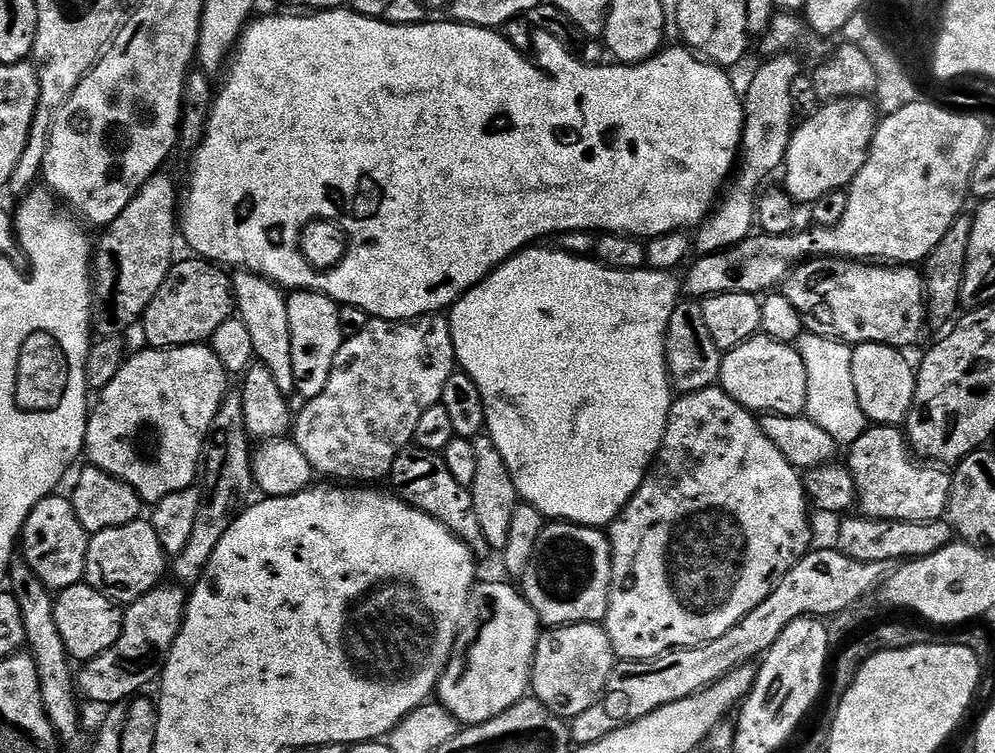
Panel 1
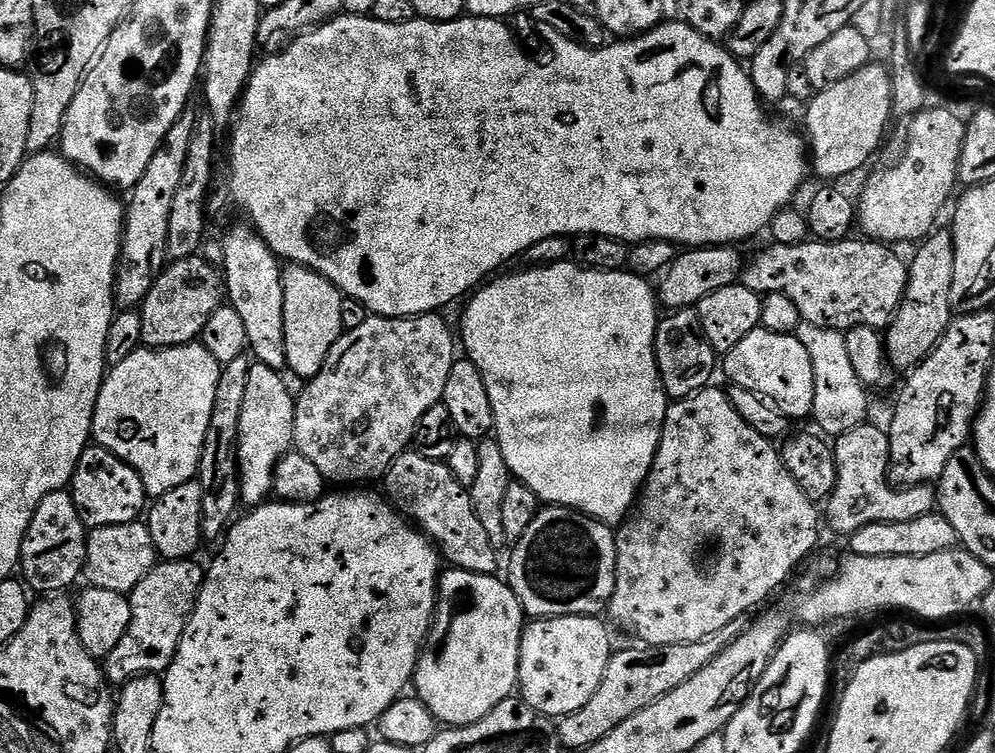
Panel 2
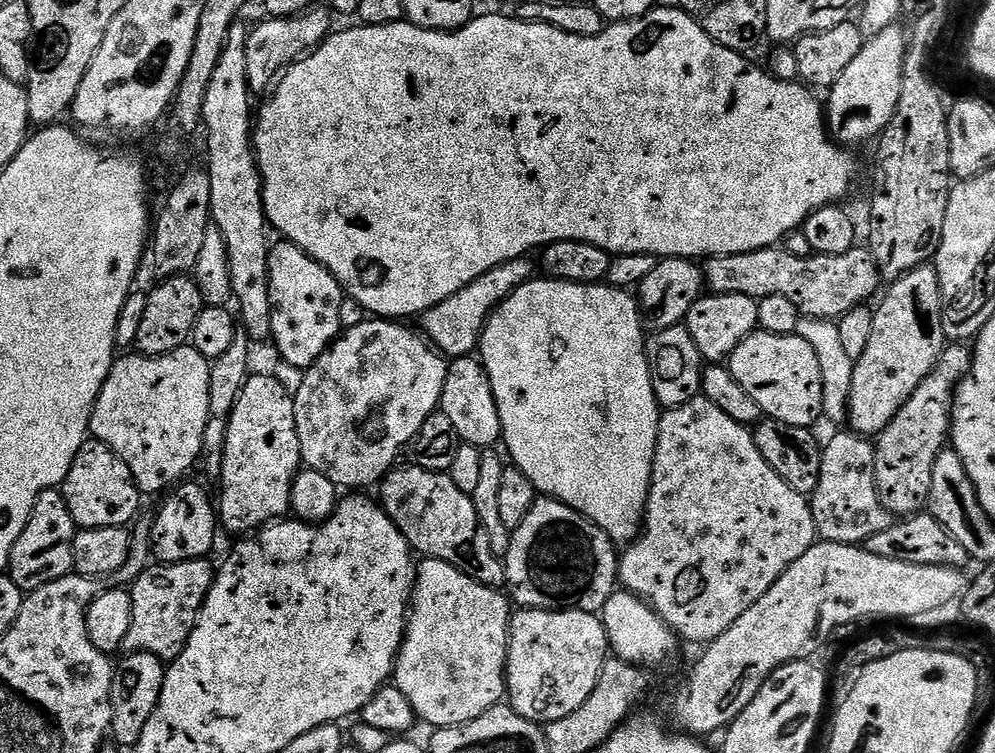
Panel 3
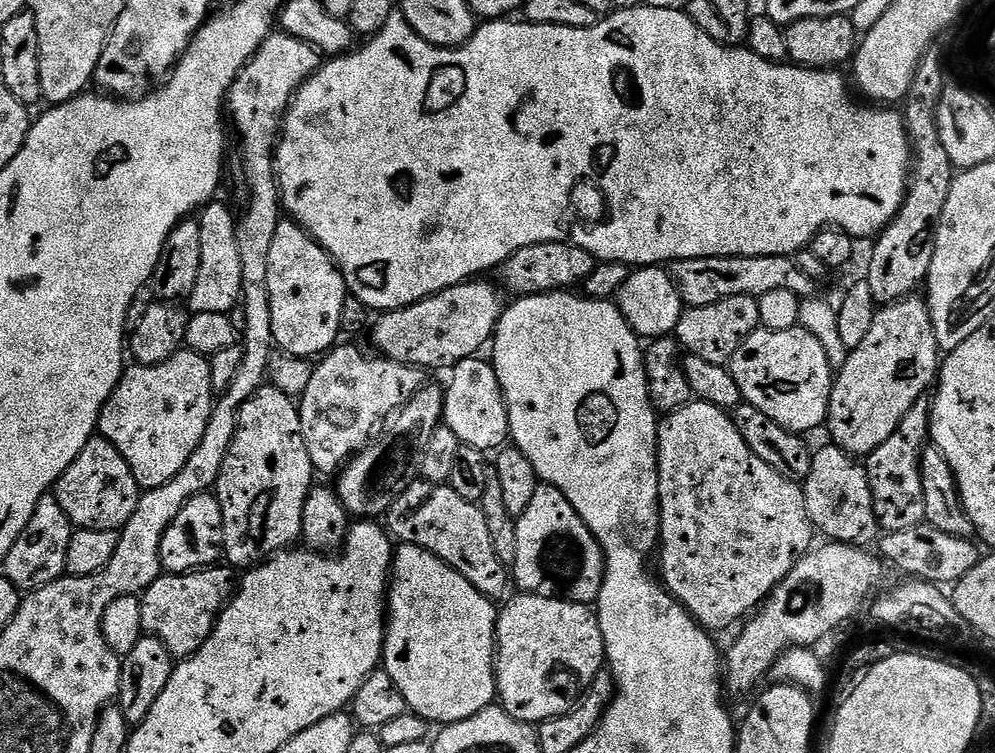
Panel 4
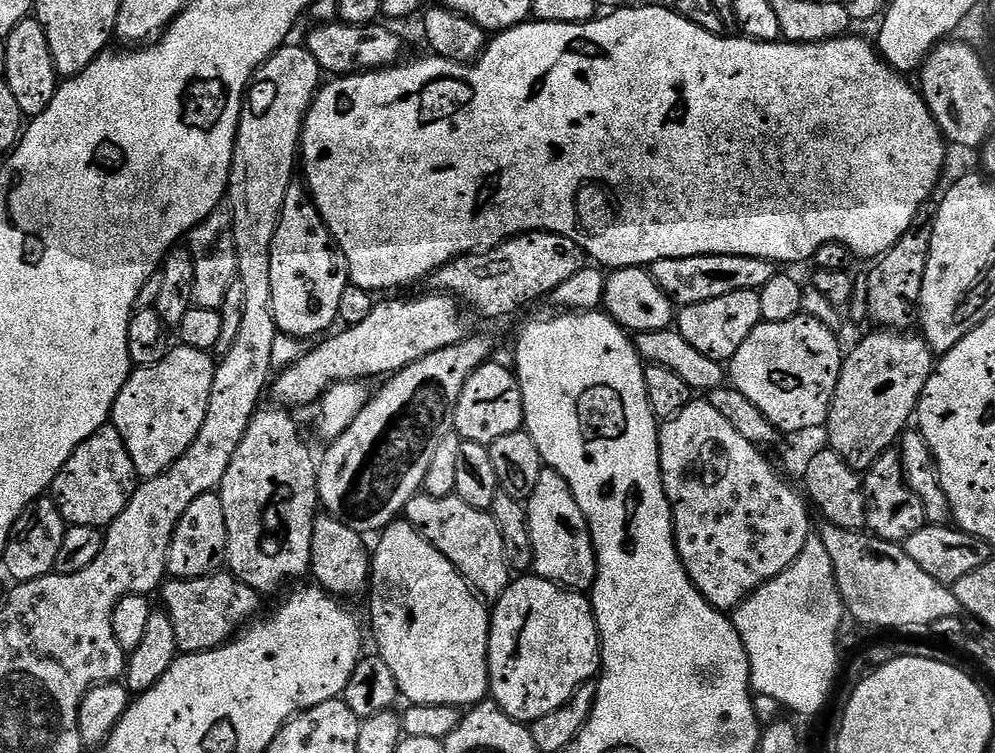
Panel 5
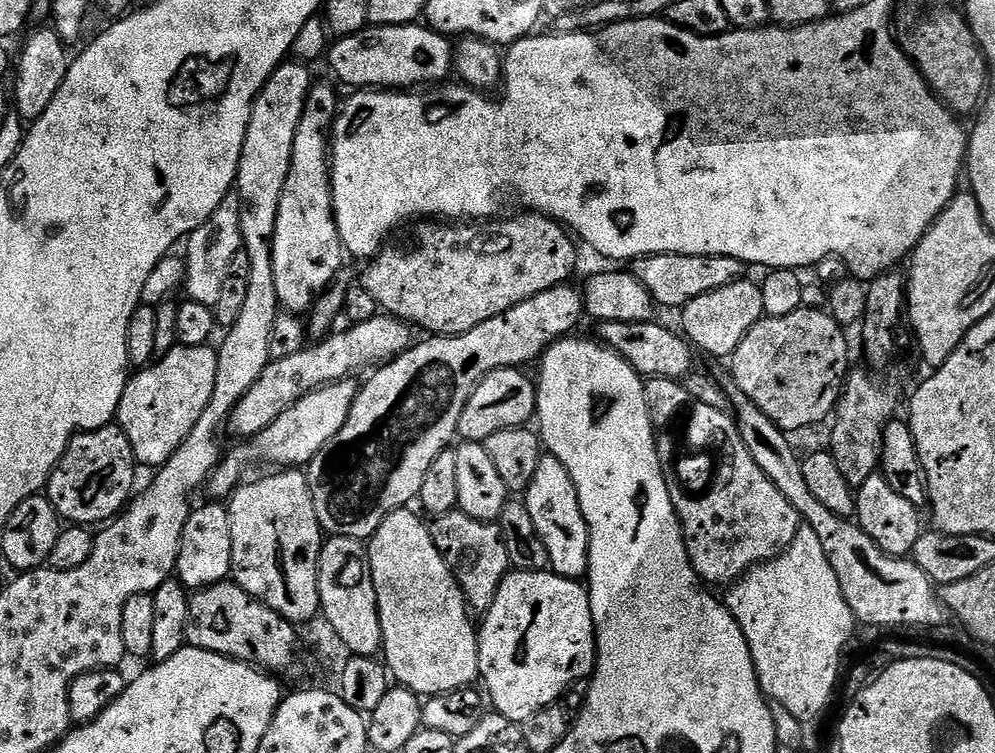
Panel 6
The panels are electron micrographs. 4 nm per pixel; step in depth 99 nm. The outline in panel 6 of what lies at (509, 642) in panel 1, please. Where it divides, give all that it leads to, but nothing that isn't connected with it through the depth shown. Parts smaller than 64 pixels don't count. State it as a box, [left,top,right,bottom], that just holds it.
[367,507,480,698]

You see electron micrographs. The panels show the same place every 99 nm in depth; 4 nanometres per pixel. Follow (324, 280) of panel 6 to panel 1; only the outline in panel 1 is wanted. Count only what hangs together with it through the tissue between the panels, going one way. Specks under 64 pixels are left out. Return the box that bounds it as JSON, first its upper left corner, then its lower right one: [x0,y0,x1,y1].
[288,290,345,400]

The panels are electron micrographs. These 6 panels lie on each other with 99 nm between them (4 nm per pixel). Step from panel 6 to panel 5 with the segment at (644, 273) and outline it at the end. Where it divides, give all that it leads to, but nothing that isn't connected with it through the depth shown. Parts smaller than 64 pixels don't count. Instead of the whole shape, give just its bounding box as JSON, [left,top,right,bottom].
[650,256,778,306]

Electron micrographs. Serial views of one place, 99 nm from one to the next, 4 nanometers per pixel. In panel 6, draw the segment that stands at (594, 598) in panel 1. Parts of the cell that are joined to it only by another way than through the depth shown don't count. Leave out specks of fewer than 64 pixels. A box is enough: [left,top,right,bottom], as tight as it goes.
[522,455,590,581]

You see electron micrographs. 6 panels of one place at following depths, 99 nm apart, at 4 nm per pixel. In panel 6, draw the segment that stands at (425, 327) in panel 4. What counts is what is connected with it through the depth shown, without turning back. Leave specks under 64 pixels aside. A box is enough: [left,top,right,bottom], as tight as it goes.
[226,314,414,438]

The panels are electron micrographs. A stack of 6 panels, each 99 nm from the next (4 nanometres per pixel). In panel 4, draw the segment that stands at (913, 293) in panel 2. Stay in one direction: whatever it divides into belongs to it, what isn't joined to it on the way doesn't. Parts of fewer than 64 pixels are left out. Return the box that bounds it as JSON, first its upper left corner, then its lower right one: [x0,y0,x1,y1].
[826,294,942,458]

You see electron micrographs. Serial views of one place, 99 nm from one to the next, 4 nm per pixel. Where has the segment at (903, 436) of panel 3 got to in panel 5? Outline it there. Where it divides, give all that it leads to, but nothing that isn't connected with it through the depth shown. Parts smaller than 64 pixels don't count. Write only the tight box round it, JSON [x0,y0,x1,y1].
[862,451,928,545]

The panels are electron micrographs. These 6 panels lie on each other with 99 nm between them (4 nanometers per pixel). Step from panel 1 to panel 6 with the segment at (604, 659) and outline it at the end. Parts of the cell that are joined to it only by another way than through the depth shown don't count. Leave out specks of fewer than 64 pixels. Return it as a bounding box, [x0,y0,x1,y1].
[478,570,596,722]

